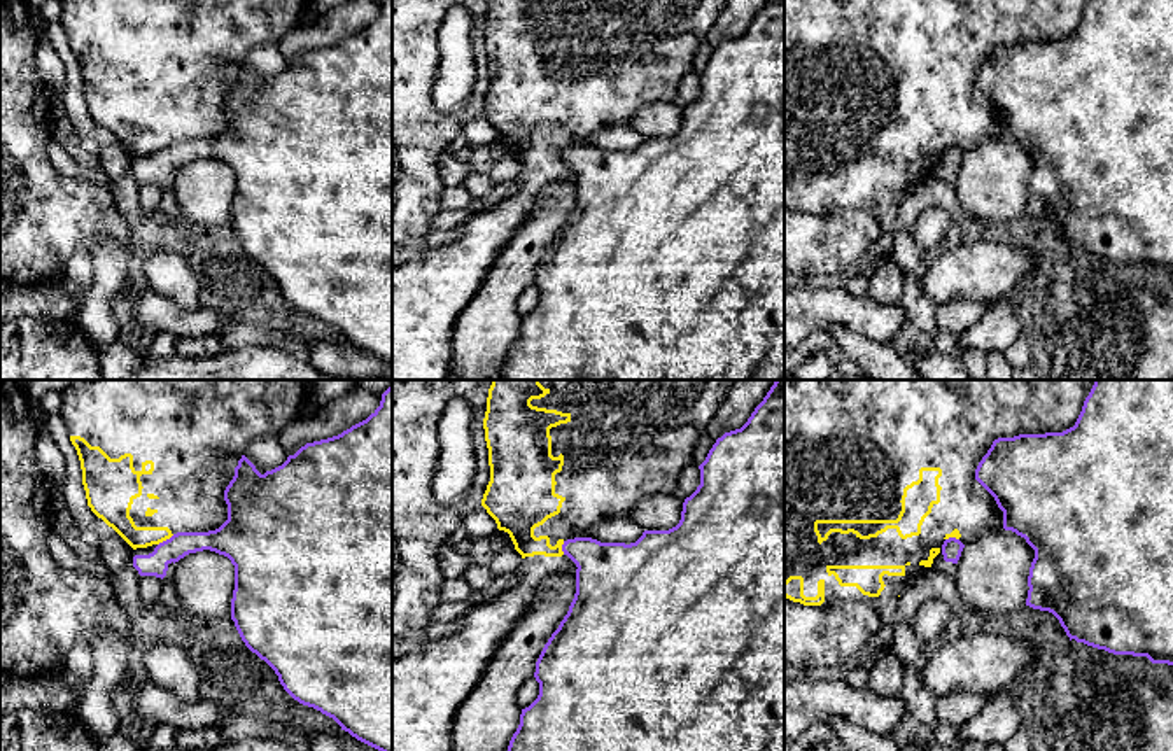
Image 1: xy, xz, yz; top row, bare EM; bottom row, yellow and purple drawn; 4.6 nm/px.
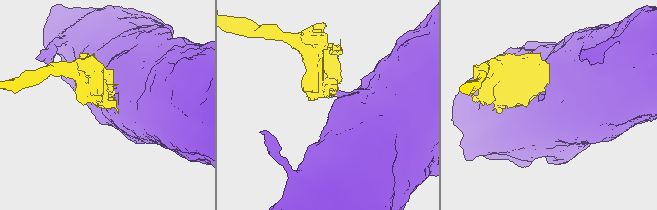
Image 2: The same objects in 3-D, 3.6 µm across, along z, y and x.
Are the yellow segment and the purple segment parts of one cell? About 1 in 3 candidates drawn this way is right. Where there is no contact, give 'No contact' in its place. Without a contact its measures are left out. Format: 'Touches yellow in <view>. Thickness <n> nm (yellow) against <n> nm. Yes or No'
Touches yellow in xy. Thickness 110 nm (yellow) against 110 nm. No

